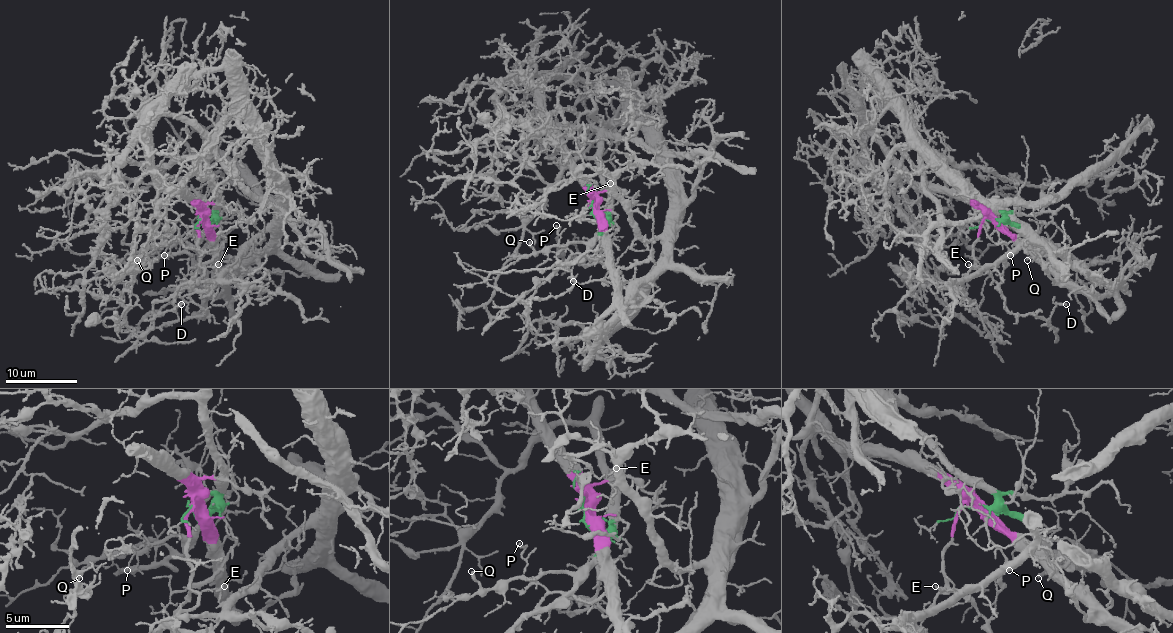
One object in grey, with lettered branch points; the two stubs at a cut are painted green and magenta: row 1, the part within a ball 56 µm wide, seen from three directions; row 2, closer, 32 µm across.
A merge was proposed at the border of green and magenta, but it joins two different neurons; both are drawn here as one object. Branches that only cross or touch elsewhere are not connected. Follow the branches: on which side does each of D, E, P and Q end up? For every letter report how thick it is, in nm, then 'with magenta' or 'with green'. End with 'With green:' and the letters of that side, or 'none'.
D: calibre 200 nm; with magenta
E: calibre 100 nm; with magenta
P: calibre 90 nm; with green
Q: calibre 260 nm; with green
With green: P, Q

